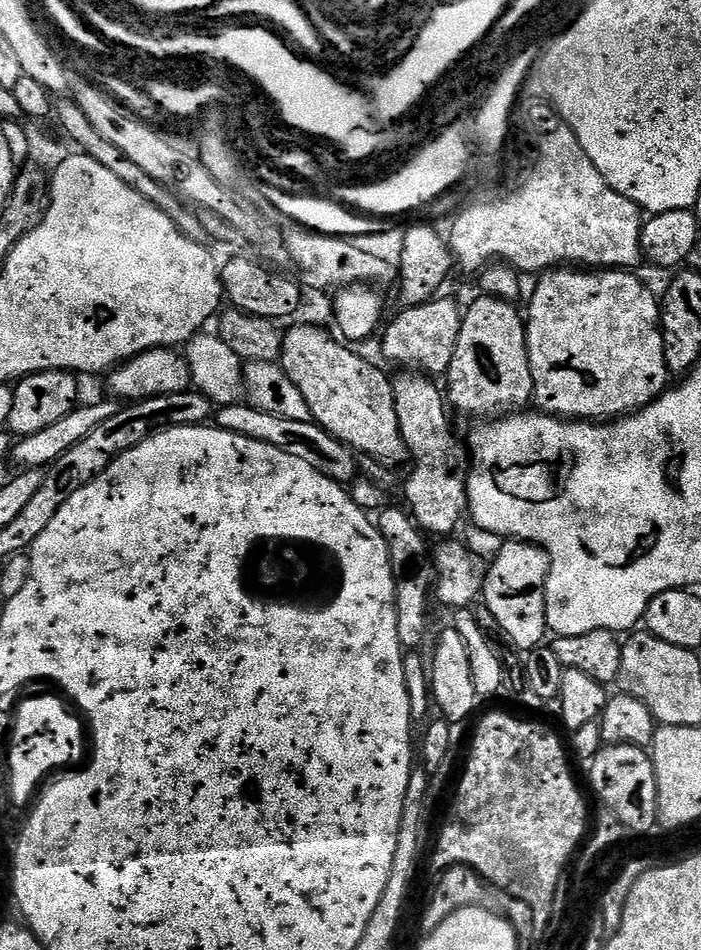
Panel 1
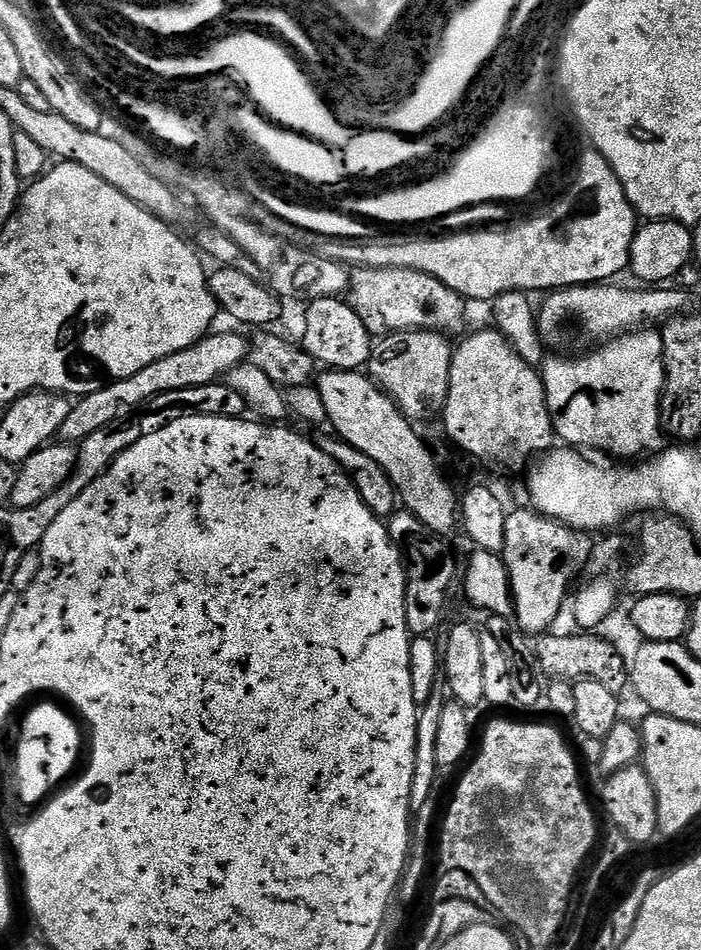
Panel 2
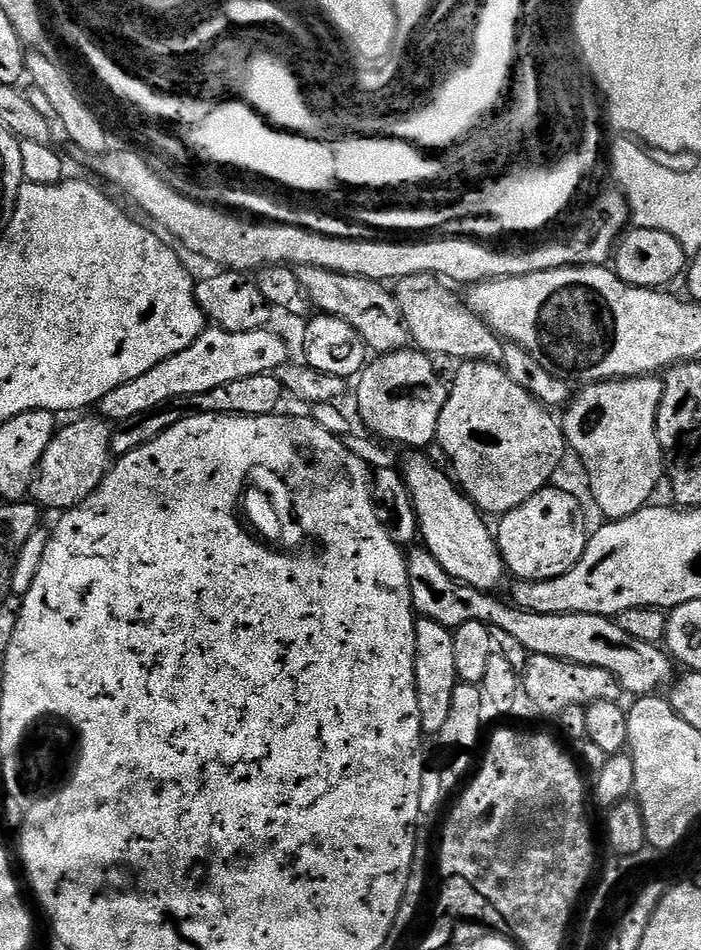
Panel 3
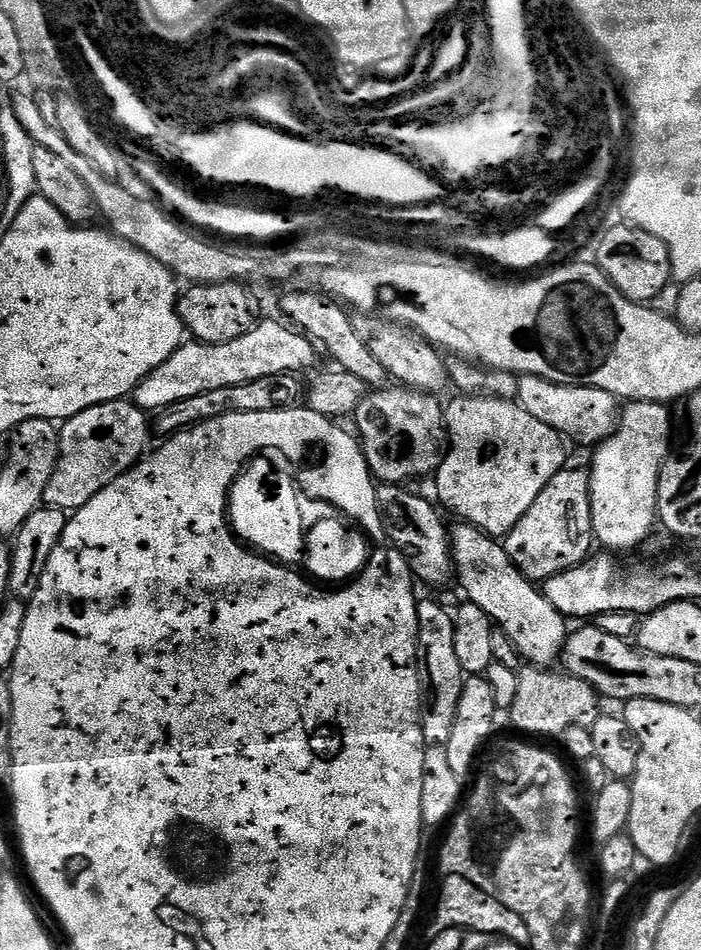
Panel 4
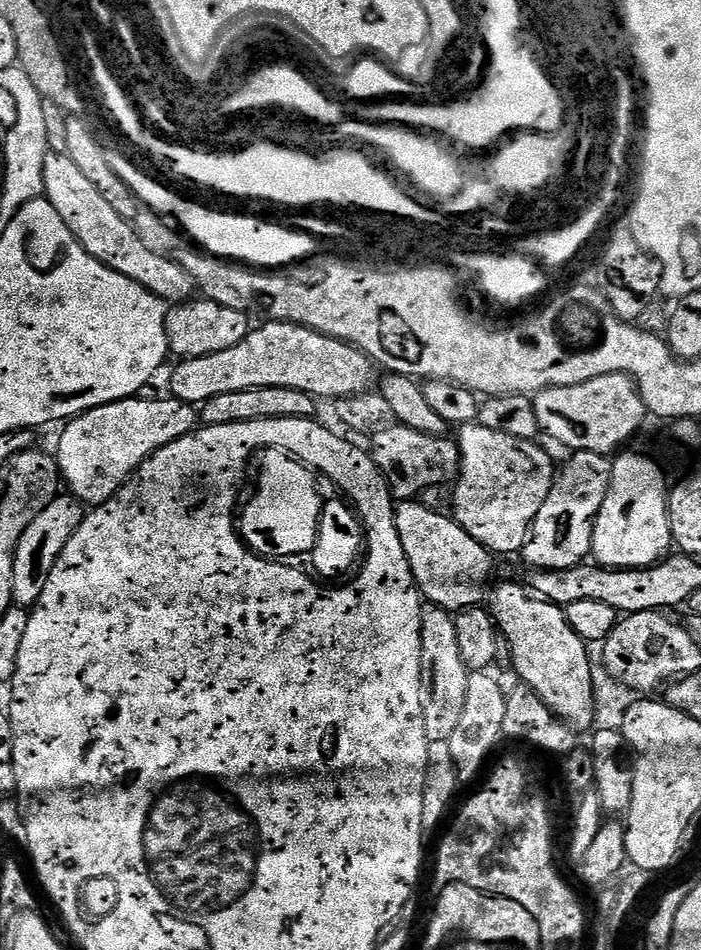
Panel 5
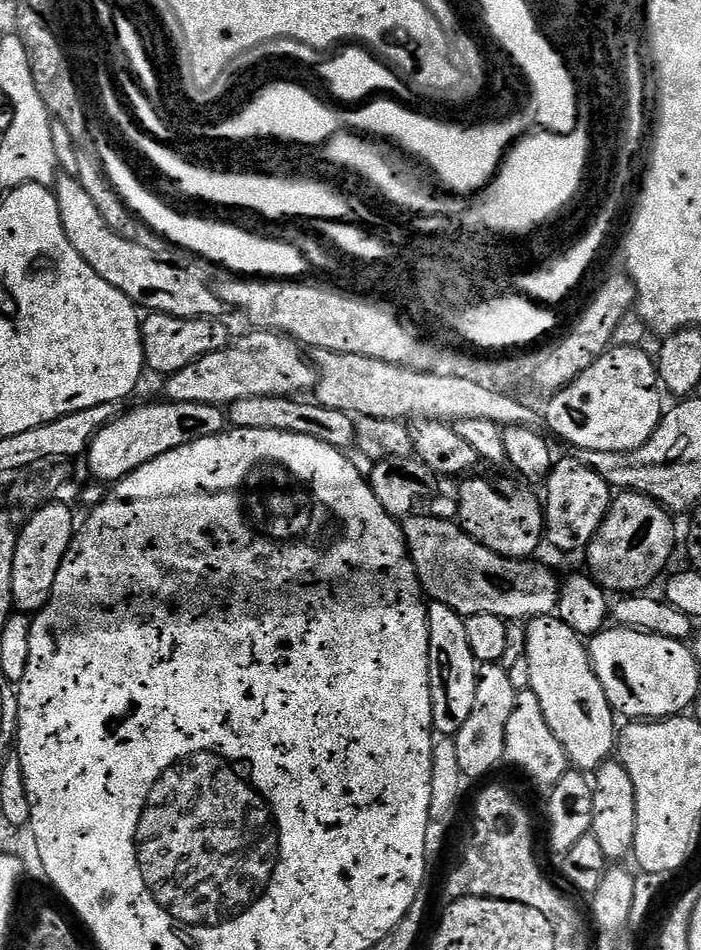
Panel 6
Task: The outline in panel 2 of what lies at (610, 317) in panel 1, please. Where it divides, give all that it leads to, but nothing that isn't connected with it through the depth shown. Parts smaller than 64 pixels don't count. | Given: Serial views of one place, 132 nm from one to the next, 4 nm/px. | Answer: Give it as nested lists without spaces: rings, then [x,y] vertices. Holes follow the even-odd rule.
[[[633,330],[575,358],[556,354],[545,359],[542,375],[548,413],[552,419],[553,433],[559,439],[561,436],[565,445],[589,453],[632,456],[628,458],[644,458],[655,453],[652,451],[659,446],[660,432],[662,433],[660,397],[664,394],[664,337],[659,331],[648,331]]]

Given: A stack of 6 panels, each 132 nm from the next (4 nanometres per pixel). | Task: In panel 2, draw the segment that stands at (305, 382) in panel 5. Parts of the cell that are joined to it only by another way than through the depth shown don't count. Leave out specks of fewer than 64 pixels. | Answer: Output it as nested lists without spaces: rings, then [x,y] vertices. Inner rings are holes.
[[[220,332],[217,336],[209,334],[194,346],[162,358],[130,378],[105,383],[102,390],[94,390],[94,394],[86,394],[73,403],[70,418],[66,418],[60,427],[59,439],[66,444],[79,445],[80,441],[90,438],[90,434],[102,430],[102,426],[110,426],[110,422],[155,396],[223,381],[232,369],[248,360],[248,345],[249,341],[243,340],[236,332]]]

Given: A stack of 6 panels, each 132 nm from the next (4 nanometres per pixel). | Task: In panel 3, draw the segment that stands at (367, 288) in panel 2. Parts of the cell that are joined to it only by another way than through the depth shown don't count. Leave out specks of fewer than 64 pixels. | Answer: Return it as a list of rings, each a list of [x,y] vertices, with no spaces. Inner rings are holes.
[[[431,274],[403,276],[395,281],[396,305],[400,308],[400,317],[404,319],[411,343],[433,358],[449,356],[455,362],[485,360],[503,365],[505,341],[451,290],[443,279]]]

